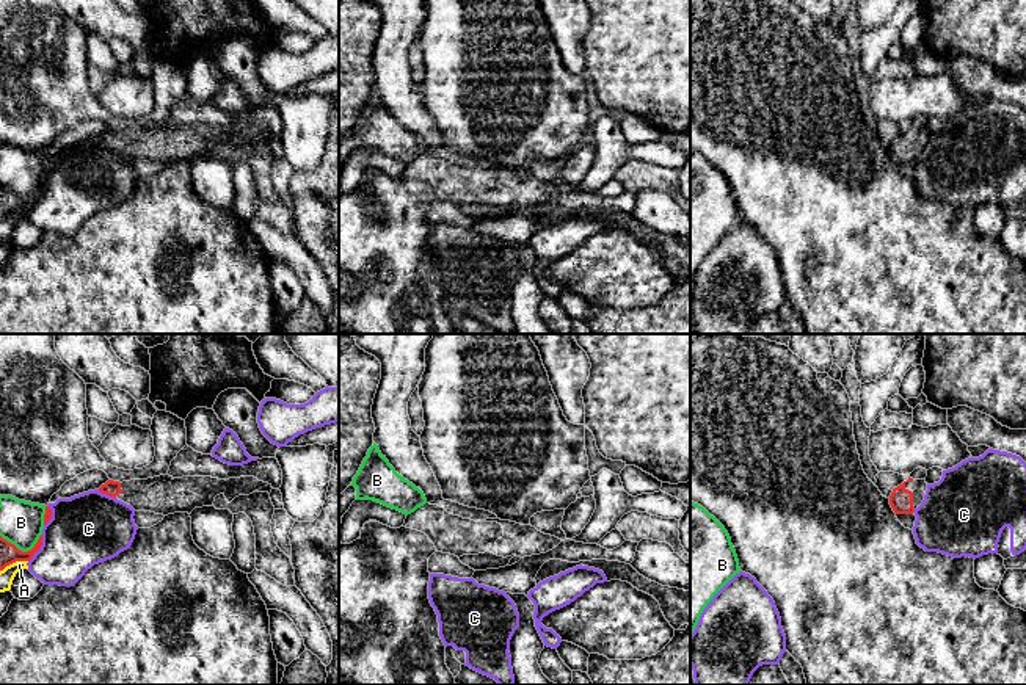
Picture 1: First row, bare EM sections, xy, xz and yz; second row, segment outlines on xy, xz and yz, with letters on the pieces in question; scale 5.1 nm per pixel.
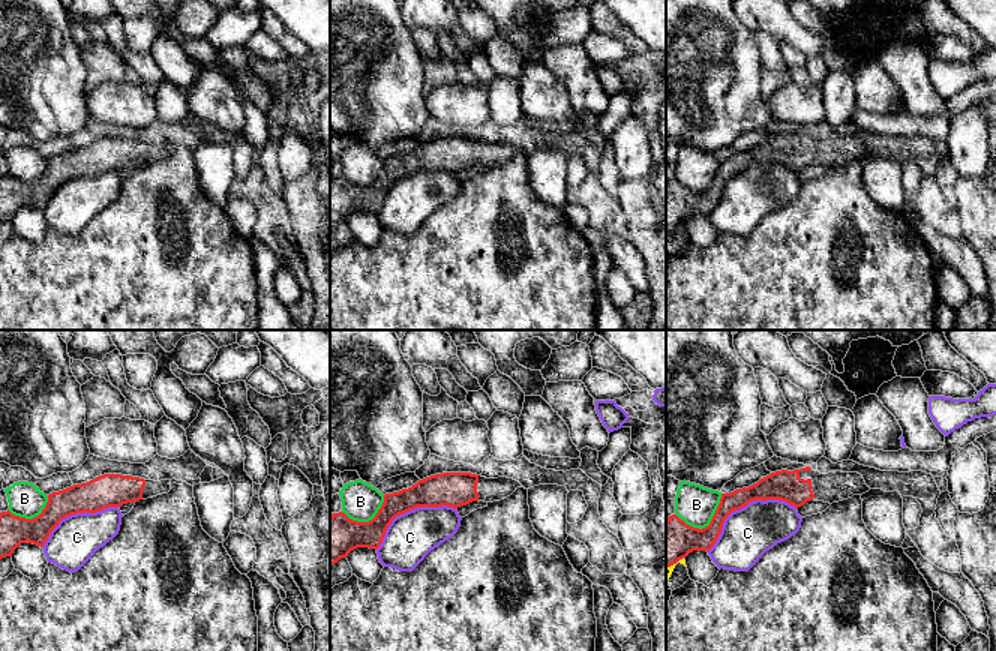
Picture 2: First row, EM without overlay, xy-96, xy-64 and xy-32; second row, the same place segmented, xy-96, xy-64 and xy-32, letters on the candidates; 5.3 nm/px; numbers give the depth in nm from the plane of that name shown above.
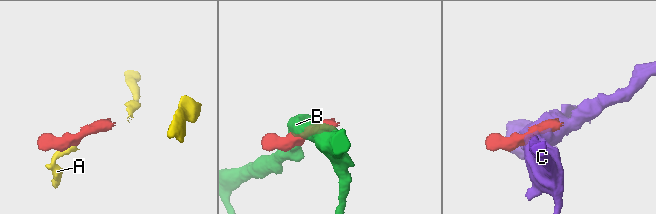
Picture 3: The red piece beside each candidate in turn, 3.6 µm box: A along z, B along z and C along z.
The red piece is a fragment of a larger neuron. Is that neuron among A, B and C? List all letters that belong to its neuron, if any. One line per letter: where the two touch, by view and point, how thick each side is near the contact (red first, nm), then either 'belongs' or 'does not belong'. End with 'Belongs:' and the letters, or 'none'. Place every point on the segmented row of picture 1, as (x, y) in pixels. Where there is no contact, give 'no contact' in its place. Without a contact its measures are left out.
A: xy (13, 561) | 100/80 nm | does not belong
B: xy (21, 550) | 100/220 nm | does not belong
C: xy (40, 547) | 100/360 nm | does not belong
Belongs: none

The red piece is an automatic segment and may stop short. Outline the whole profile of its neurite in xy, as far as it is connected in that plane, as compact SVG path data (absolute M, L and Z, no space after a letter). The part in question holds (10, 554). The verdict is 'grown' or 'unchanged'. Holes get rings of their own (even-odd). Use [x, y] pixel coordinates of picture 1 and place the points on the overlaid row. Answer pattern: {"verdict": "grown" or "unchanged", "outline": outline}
{"verdict": "unchanged", "outline": "M42 535L39 536L35 547L28 552L19 550L14 544L8 542L0 536L0 571L3 571L6 566L16 561L30 561L33 555L41 549L41 545L42 545Z"}

